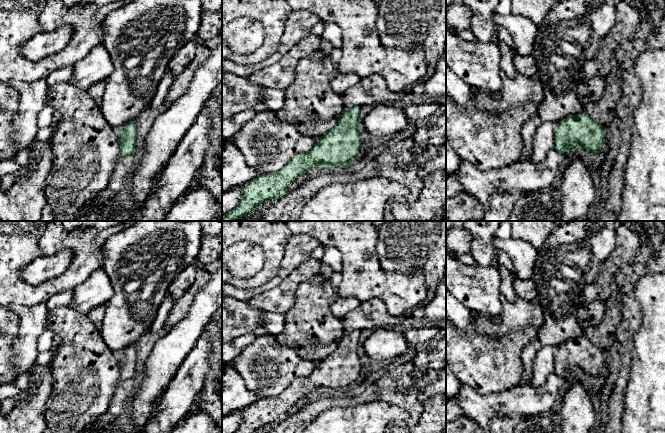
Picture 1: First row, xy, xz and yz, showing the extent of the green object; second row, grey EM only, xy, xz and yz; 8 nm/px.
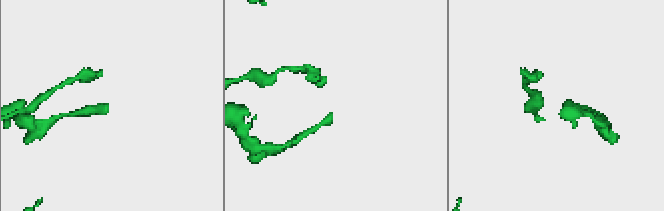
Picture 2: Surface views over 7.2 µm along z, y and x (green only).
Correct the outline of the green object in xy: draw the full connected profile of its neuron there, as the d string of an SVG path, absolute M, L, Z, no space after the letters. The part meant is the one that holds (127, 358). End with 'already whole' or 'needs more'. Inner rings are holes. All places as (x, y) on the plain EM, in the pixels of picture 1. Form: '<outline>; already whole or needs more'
M128 345L118 354L121 380L132 379L135 374L136 349L134 345Z; already whole

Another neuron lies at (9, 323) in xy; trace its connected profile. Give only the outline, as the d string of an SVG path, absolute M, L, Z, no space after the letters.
M0 304L0 386L15 379L13 342L19 333L19 319L14 311Z

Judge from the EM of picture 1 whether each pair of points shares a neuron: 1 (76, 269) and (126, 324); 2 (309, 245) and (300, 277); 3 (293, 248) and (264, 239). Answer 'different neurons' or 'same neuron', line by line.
1: different neurons
2: different neurons
3: different neurons

